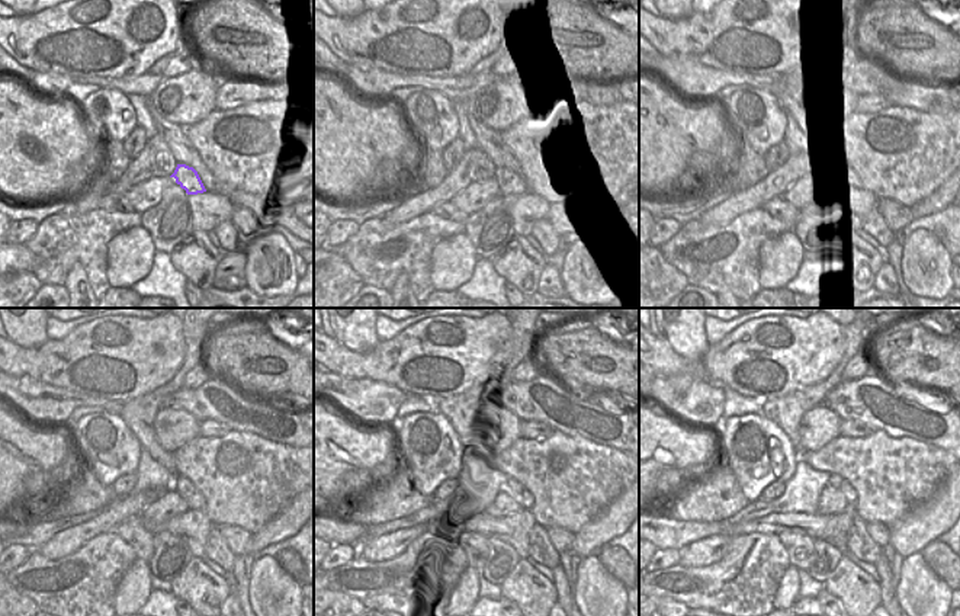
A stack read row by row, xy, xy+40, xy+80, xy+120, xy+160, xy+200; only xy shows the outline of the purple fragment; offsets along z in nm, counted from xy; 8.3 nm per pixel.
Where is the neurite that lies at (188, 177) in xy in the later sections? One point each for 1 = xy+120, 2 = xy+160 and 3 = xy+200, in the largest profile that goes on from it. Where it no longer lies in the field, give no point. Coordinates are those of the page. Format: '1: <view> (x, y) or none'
1: xy+120 (195, 500)
2: xy+160 (513, 487)
3: xy+200 (835, 481)

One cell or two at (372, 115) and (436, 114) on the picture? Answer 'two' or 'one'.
two

